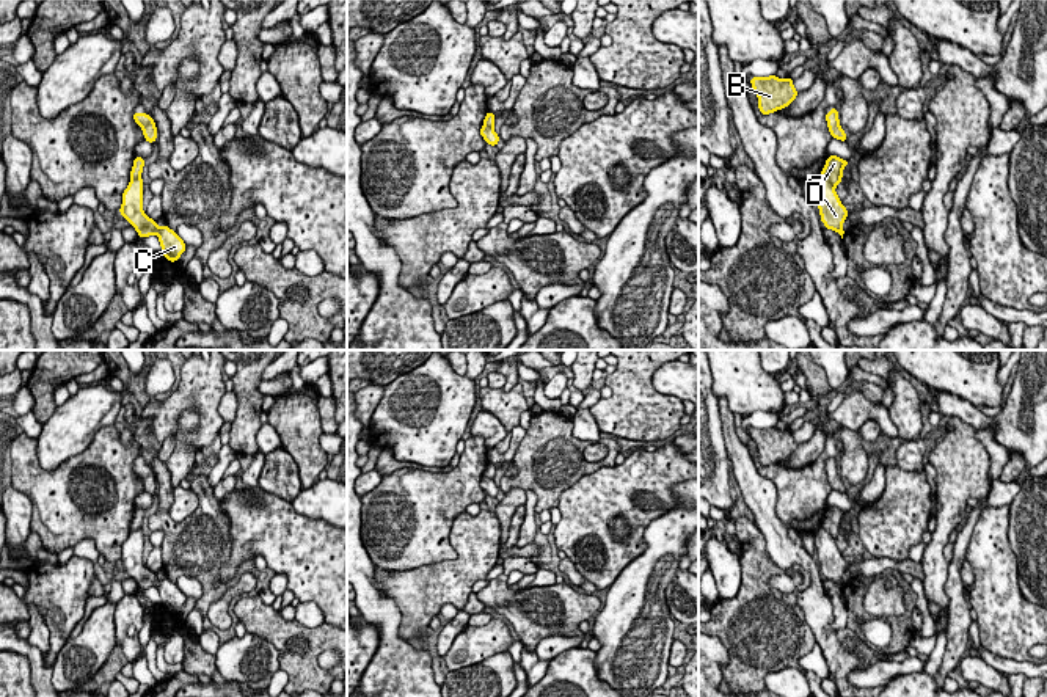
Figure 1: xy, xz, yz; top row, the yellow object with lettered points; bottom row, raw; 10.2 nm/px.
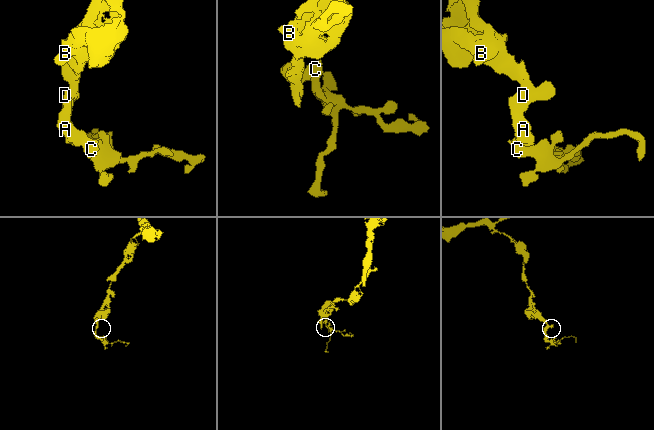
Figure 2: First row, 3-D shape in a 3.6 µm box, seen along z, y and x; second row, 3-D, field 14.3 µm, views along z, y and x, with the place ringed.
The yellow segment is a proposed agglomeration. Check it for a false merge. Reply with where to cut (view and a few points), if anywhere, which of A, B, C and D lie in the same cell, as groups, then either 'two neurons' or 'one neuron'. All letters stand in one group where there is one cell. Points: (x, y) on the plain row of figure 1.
cut in yz along (821, 525), (834, 539); A C / B D; two neurons

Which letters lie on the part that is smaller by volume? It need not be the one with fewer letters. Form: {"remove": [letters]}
{"remove": ["A", "C"]}

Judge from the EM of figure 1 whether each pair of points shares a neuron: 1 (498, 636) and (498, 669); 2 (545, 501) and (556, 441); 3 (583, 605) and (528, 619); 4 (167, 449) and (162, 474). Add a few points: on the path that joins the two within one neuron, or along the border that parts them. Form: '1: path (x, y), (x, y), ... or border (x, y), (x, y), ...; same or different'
1: border (507, 650), (463, 667); different
2: path (548, 487), (548, 473), (556, 465), (556, 456); same
3: path (569, 608), (542, 611); same
4: border (157, 456), (164, 462); different

